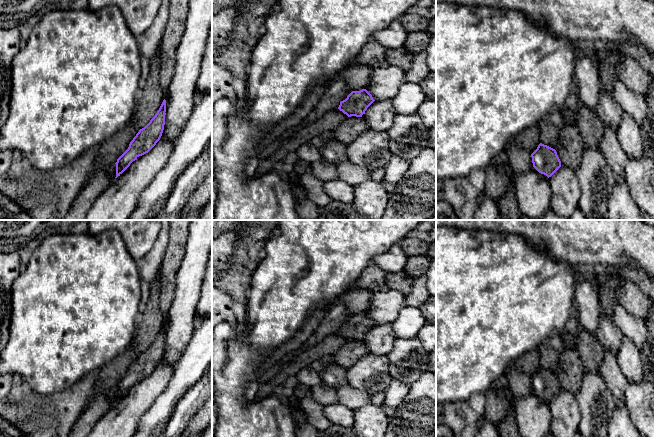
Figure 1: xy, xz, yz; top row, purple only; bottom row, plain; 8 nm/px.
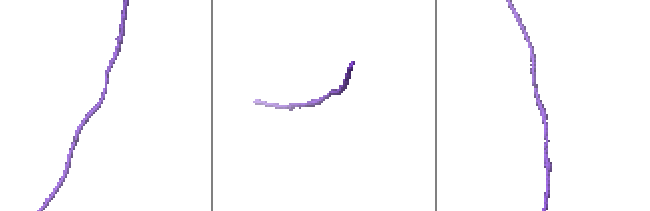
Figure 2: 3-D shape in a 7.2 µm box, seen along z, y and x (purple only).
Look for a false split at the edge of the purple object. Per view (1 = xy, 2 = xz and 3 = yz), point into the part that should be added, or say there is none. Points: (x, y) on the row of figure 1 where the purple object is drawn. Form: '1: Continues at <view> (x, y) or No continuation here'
1: No continuation here
2: No continuation here
3: No continuation here

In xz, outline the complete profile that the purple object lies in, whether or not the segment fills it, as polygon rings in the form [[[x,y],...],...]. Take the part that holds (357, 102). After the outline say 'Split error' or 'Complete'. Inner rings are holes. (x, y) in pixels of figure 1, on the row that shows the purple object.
[[[366,89],[352,91],[345,100],[340,102],[338,109],[348,117],[362,117],[374,101],[372,95]]]. Complete

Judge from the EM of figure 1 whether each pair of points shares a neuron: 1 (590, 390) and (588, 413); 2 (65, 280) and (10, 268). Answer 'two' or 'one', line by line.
1: one
2: two

